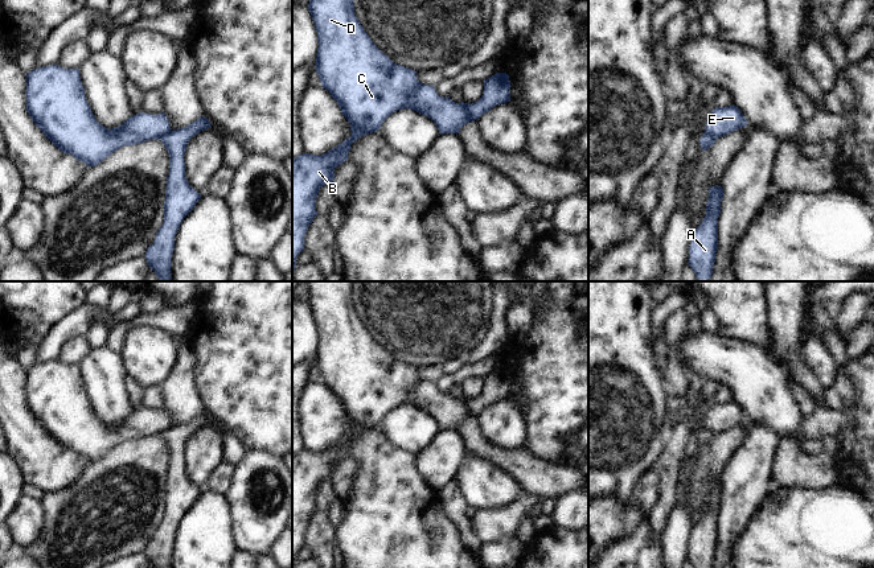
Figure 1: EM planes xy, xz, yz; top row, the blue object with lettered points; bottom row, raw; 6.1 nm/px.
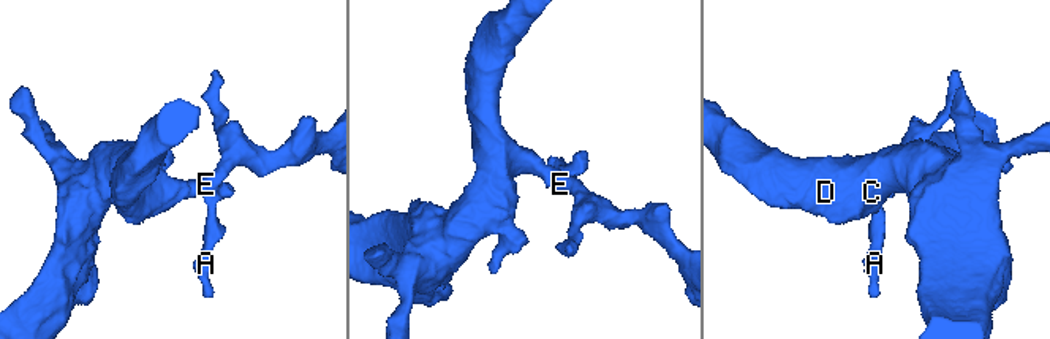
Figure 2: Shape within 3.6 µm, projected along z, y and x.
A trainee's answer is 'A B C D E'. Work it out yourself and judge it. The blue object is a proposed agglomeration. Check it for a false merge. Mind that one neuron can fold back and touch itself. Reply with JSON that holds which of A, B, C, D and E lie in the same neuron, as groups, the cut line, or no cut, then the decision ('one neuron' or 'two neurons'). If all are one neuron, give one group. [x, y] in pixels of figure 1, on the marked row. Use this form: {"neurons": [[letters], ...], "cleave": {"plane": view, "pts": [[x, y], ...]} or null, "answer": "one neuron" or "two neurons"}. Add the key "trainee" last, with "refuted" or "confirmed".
{"neurons": [["A"], ["B", "C", "D", "E"]], "cleave": {"plane": "xz", "pts": [[460, 103], [475, 119]]}, "answer": "two neurons", "trainee": "refuted"}

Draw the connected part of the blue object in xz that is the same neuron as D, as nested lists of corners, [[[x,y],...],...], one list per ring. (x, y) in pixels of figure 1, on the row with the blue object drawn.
[[[309,0],[308,9],[319,42],[315,70],[321,87],[329,91],[349,122],[352,136],[321,156],[303,153],[292,159],[292,272],[298,255],[304,250],[307,229],[317,215],[319,190],[335,182],[335,168],[348,160],[350,145],[356,140],[379,131],[393,112],[403,108],[428,116],[440,135],[457,135],[464,124],[475,122],[464,104],[452,102],[450,96],[439,96],[434,86],[418,81],[417,71],[395,65],[379,50],[356,17],[353,0]]]

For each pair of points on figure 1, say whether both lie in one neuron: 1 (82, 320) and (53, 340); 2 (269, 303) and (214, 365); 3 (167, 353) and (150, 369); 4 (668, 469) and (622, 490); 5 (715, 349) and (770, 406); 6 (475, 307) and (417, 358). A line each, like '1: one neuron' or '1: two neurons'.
1: one neuron
2: one neuron
3: one neuron
4: two neurons
5: one neuron
6: one neuron

